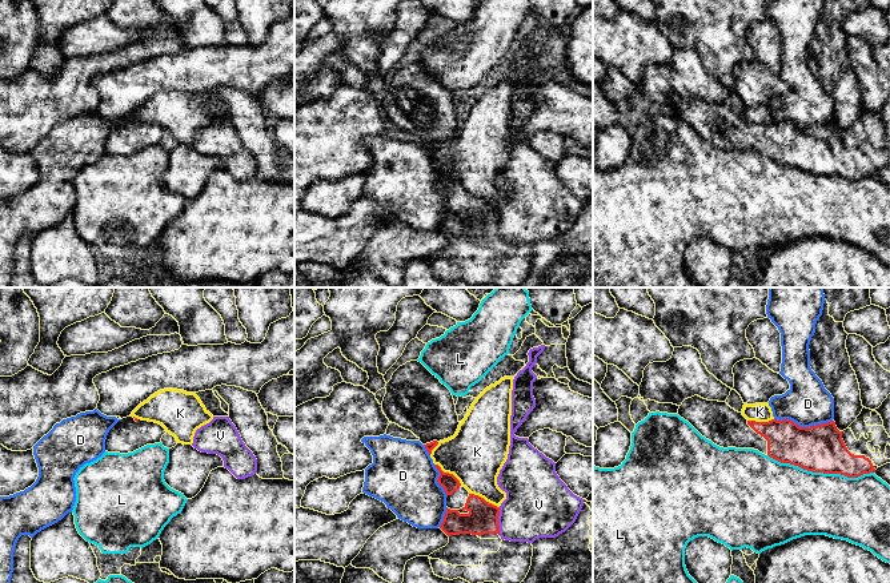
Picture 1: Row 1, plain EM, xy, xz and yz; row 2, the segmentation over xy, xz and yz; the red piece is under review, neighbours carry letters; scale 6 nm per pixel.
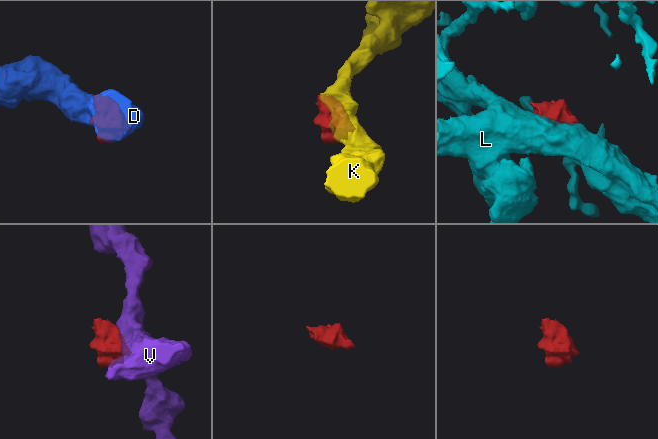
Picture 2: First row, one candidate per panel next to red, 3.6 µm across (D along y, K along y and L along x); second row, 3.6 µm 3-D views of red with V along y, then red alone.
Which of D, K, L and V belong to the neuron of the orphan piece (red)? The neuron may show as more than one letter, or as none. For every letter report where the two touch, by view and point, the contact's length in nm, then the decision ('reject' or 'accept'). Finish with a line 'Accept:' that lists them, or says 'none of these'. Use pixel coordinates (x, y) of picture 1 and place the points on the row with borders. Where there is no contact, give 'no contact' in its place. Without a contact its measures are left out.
D: contact yz (804, 427); length 360 nm; reject
K: contact xz (448, 473); length 220 nm; reject
L: contact yz (821, 471); length 650 nm; reject
V: contact xz (497, 521); length 170 nm; reject
Accept: none of these

